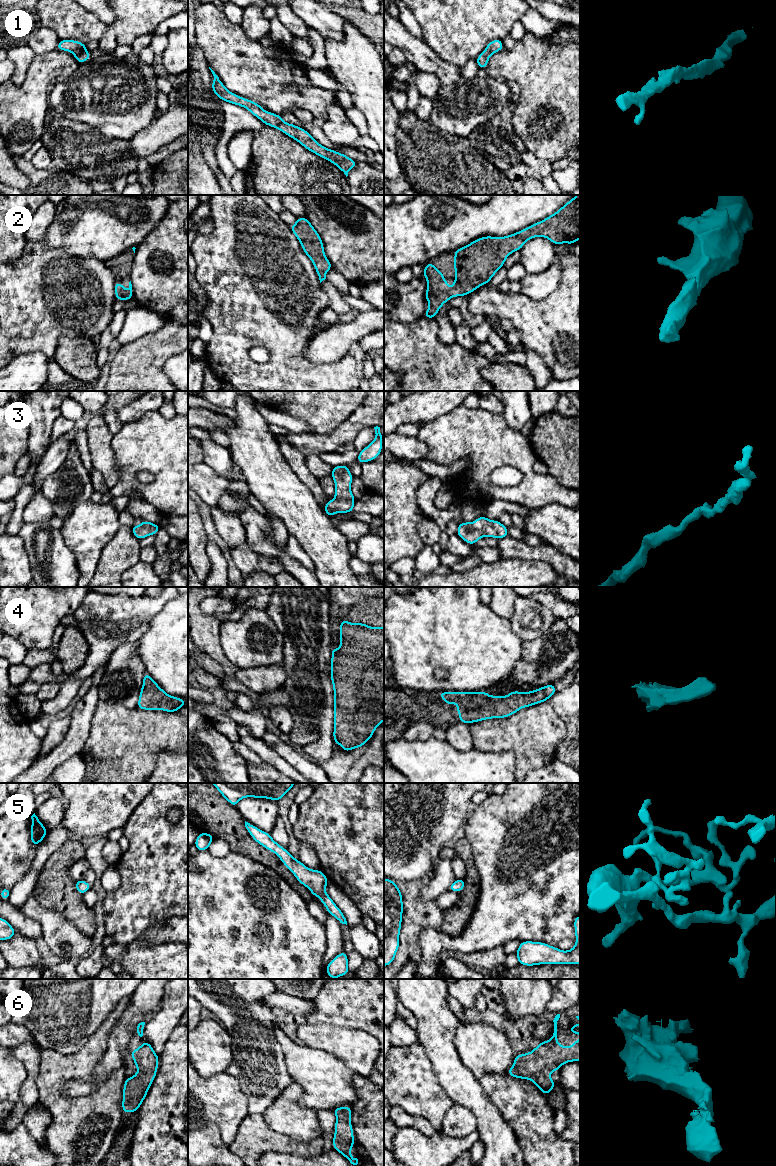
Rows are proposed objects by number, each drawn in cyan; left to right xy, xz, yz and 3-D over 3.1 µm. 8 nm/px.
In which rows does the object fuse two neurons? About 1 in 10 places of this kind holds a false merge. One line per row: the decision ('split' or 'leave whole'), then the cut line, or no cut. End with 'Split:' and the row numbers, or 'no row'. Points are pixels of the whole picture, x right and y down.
1: leave whole; cut none
2: leave whole; cut none
3: leave whole; cut none
4: leave whole; cut none
5: leave whole; cut none
6: leave whole; cut none
Split: no row

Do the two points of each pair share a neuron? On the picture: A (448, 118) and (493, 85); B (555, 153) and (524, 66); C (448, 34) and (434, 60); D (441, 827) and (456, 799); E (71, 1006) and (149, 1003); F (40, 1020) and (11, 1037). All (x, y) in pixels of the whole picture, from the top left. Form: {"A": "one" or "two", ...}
{"A": "one", "B": "one", "C": "two", "D": "one", "E": "two", "F": "two"}

